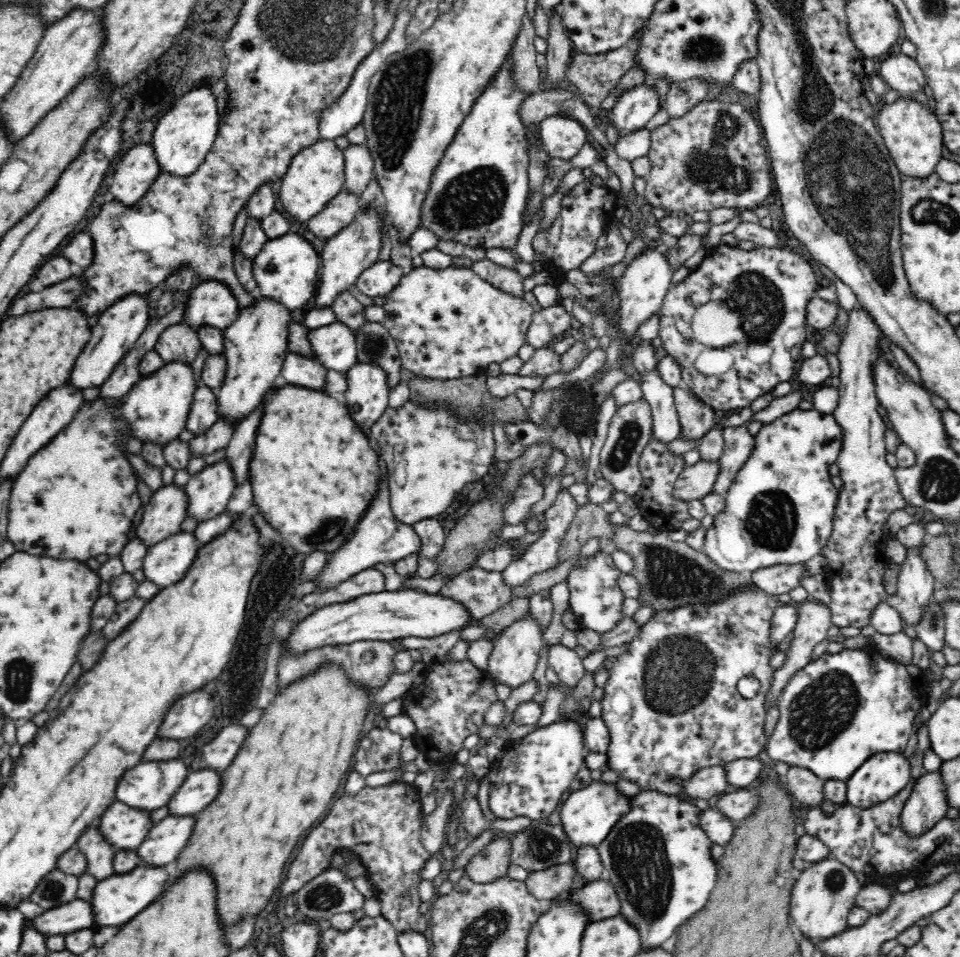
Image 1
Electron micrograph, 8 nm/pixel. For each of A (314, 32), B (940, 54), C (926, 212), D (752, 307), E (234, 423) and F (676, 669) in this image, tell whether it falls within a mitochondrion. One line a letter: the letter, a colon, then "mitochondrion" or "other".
A: mitochondrion
B: other
C: mitochondrion
D: mitochondrion
E: other
F: mitochondrion

